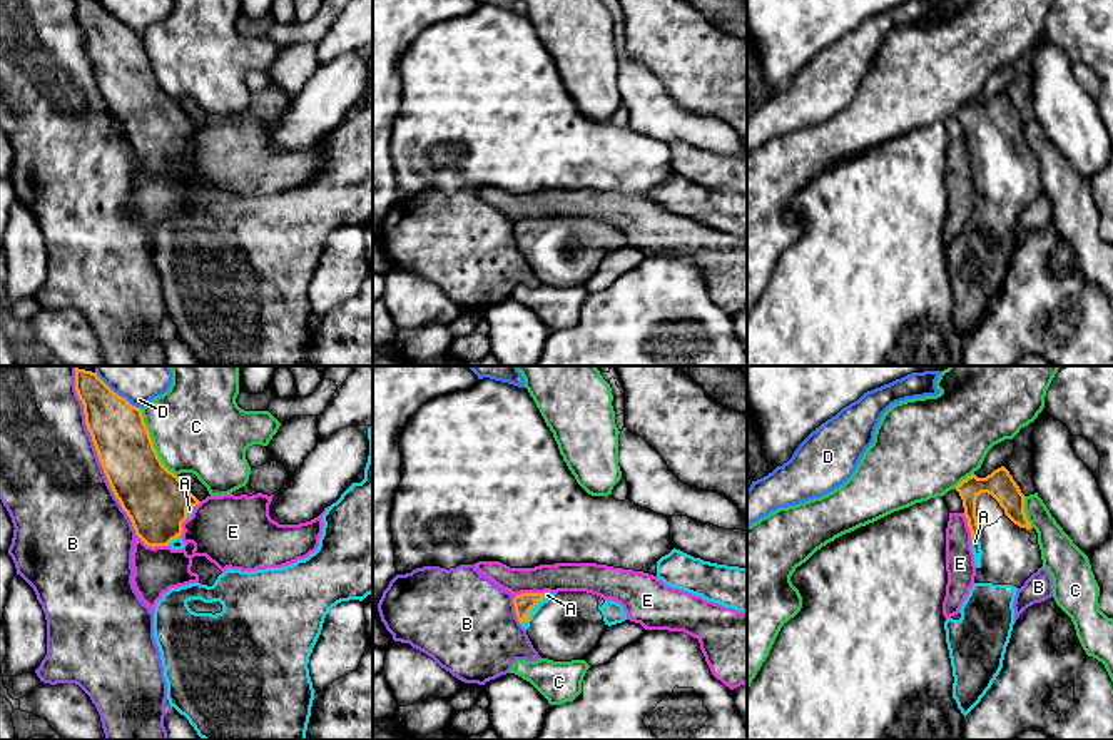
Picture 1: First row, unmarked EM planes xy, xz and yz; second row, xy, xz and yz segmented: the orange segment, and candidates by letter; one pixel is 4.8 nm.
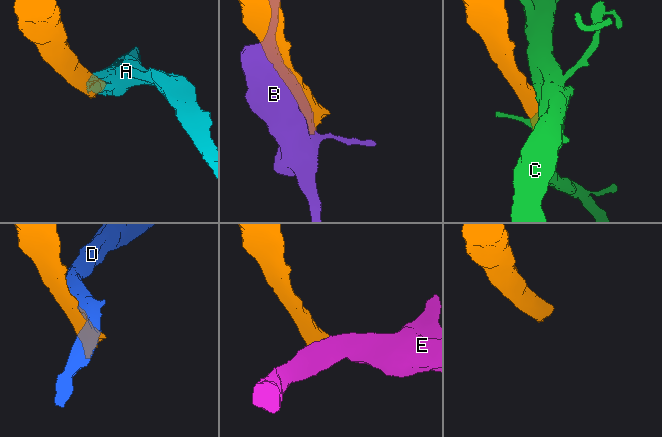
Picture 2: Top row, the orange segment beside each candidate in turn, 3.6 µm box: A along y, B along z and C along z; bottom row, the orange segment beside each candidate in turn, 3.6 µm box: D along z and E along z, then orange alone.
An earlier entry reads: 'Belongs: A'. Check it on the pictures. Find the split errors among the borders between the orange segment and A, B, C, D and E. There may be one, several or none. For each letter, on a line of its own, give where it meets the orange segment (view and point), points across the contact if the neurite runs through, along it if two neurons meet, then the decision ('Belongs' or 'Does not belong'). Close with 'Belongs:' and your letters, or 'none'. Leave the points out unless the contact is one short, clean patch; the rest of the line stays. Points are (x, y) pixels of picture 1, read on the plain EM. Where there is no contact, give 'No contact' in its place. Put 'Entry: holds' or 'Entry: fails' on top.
Entry: holds
A: Touches orange at xz (530, 234). Path across: xz (525, 228), (530, 234), (547, 221). Belongs
B: Touches orange at xy (97, 81). Does not belong
C: Touches orange at xy (152, 69). Does not belong
D: Touches orange at xy (116, 19). Does not belong
E: Touches orange at xy (154, 172). Does not belong
Belongs: A

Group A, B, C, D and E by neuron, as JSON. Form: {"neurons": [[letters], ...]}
{"neurons": [["A"], ["B"], ["C"], ["D"], ["E"]]}

